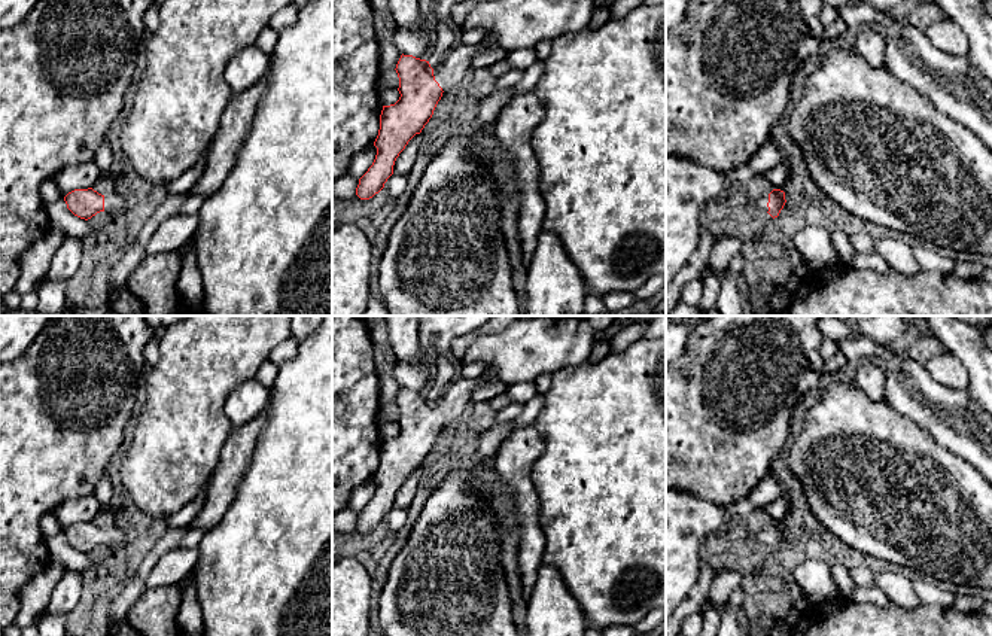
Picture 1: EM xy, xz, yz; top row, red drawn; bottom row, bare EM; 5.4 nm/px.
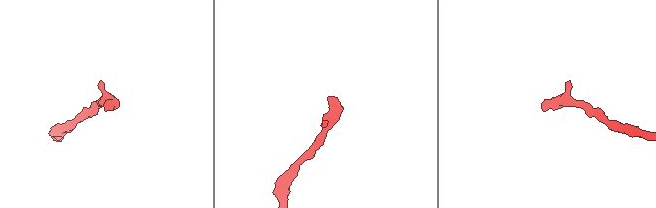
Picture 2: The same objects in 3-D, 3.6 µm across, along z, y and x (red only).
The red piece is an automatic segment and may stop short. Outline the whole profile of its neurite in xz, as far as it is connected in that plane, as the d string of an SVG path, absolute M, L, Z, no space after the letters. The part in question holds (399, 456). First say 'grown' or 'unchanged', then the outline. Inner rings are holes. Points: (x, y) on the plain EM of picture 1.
grown | M489 366L481 377L472 380L456 378L444 386L433 402L426 393L401 389L395 402L401 430L395 438L383 439L374 475L377 489L356 521L360 533L369 533L384 521L399 487L429 456L442 426L462 416L483 378L499 378L497 369Z

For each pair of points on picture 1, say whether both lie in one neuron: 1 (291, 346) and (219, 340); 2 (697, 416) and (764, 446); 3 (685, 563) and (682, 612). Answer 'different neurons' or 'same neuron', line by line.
1: different neurons
2: same neuron
3: different neurons

